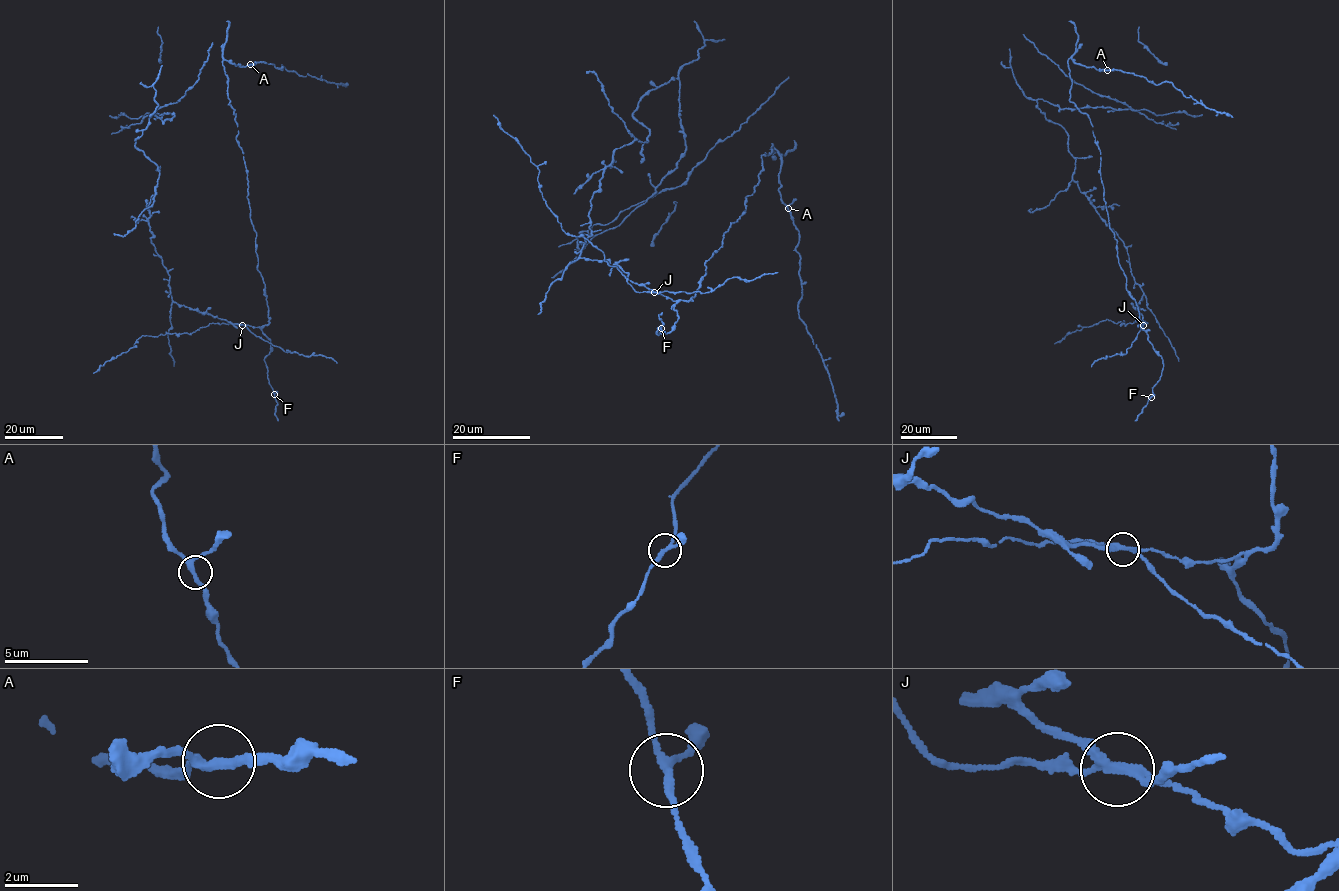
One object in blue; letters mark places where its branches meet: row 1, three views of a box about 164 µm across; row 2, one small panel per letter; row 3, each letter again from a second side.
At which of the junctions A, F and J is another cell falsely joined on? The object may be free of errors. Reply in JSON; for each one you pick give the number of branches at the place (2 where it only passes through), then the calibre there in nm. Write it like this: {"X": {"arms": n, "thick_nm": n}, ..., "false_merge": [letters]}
{"J": {"arms": 3, "thick_nm": 220}, "false_merge": ["J"]}

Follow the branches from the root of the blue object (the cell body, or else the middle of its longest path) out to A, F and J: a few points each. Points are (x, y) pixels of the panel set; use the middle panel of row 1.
A: (635, 283), (673, 301), (695, 296), (705, 262), (745, 212), (772, 144), (781, 160), (778, 192), (788, 208)
F: (635, 283), (675, 301), (674, 308), (678, 317), (673, 328), (657, 335), (661, 328)
J: (635, 283), (655, 292)

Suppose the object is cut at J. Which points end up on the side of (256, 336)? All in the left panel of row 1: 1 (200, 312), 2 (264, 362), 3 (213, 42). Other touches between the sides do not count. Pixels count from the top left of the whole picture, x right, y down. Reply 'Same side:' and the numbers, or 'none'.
Same side: 1, 3

